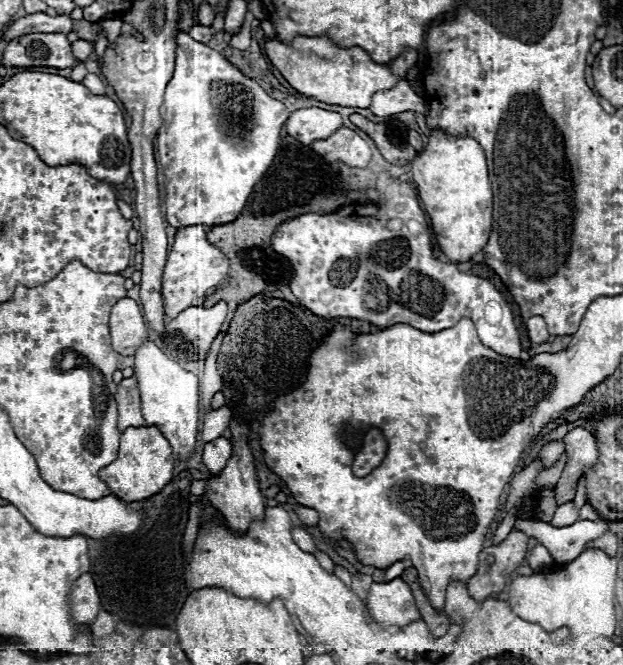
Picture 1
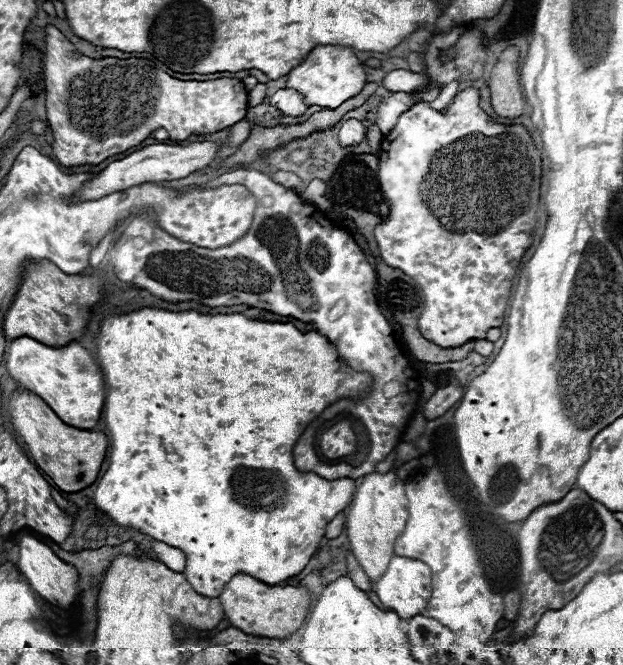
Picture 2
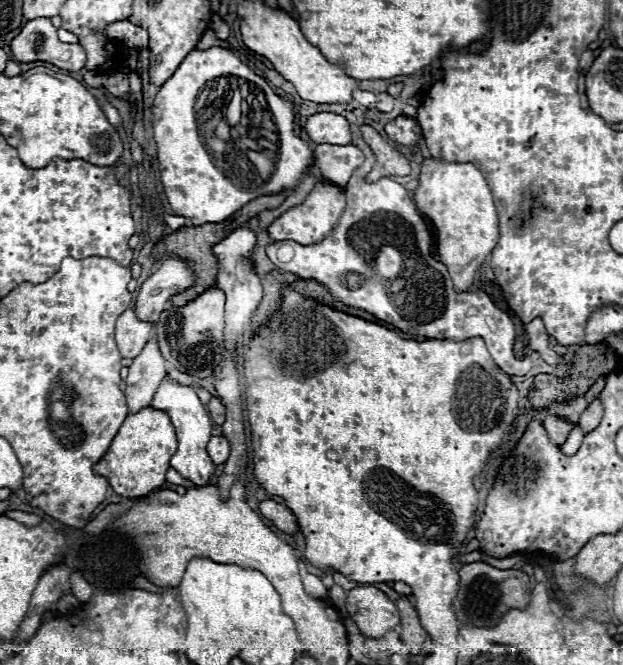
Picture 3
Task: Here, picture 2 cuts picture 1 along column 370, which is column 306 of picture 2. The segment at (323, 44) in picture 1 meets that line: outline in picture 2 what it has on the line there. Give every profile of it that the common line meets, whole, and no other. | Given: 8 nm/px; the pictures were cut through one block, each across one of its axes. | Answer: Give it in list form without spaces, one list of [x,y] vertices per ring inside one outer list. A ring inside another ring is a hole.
[[[318,46],[310,52],[310,56],[288,74],[288,88],[298,90],[308,106],[322,106],[322,108],[338,108],[348,98],[360,94],[366,84],[366,70],[364,64],[356,58],[354,50],[340,48],[340,46]]]

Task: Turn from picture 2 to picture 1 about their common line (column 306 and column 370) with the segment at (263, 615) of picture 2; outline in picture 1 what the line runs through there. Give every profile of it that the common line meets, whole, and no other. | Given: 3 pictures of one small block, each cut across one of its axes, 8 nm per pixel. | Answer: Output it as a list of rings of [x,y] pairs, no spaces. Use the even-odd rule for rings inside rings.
[[[402,578],[372,584],[368,592],[368,610],[384,628],[402,628],[422,618],[410,586]]]

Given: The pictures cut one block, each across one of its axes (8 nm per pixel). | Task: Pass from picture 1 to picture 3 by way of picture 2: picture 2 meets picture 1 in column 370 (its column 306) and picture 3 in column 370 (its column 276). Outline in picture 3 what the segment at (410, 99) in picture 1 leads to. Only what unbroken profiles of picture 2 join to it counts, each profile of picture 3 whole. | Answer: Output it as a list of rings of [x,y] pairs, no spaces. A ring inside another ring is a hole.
[[[358,90],[358,92],[354,92],[354,98],[356,98],[360,104],[364,104],[364,106],[368,106],[368,108],[374,108],[374,110],[376,110],[376,94],[374,94],[374,92]]]

